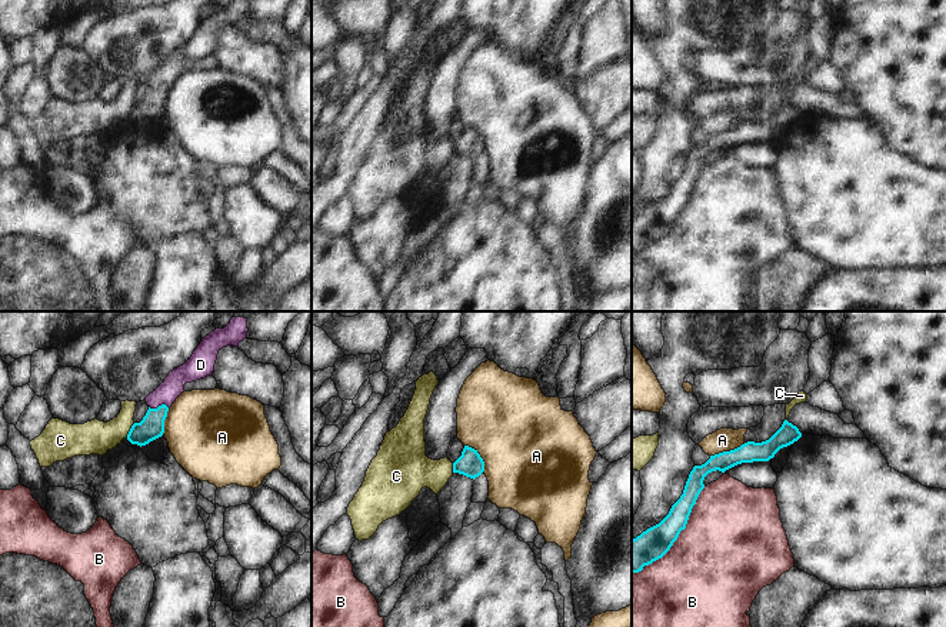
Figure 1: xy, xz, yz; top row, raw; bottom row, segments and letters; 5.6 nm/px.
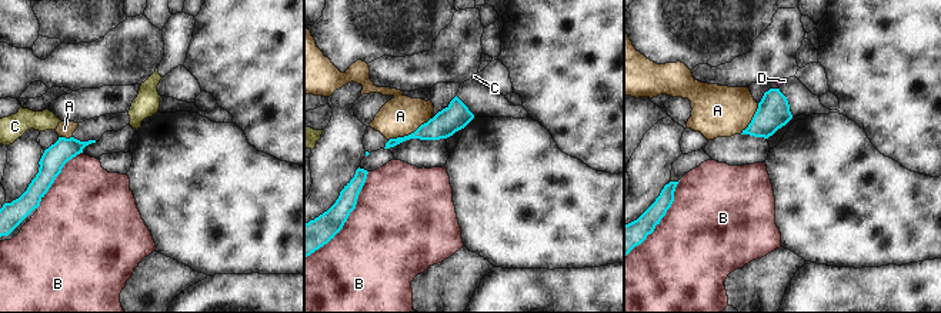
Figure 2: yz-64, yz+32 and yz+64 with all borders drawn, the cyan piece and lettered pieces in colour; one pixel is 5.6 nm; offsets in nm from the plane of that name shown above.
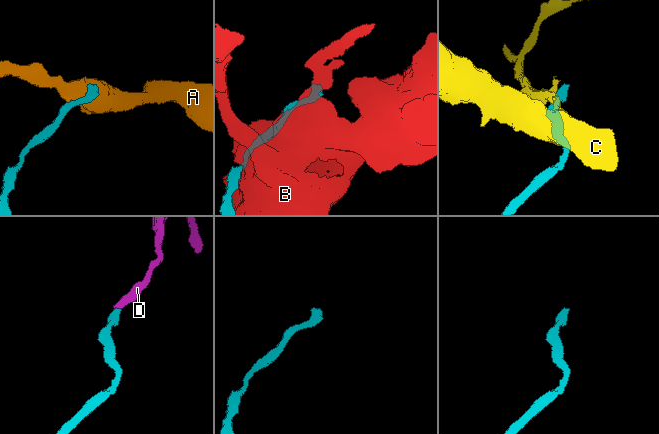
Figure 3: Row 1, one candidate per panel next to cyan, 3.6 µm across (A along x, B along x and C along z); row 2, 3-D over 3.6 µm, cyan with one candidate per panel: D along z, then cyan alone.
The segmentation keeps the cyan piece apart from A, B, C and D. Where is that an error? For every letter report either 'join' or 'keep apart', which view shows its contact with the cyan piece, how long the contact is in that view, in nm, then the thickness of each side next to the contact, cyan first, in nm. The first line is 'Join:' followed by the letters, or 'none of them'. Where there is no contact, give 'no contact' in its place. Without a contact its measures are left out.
Join: D
A: keep apart; meets cyan in yz; contact 220 nm long; 120 nm thick on the cyan side, 130 nm on the other
B: keep apart; meets cyan in yz; contact 550 nm long; 180 nm thick on the cyan side, 500 nm on the other
C: keep apart; meets cyan in xy; contact 100 nm long; 140 nm thick on the cyan side, 190 nm on the other
D: join; meets cyan in xy; contact 120 nm long; 140 nm thick on the cyan side, 120 nm on the other

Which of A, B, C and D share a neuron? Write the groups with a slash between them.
A / B / C / D

